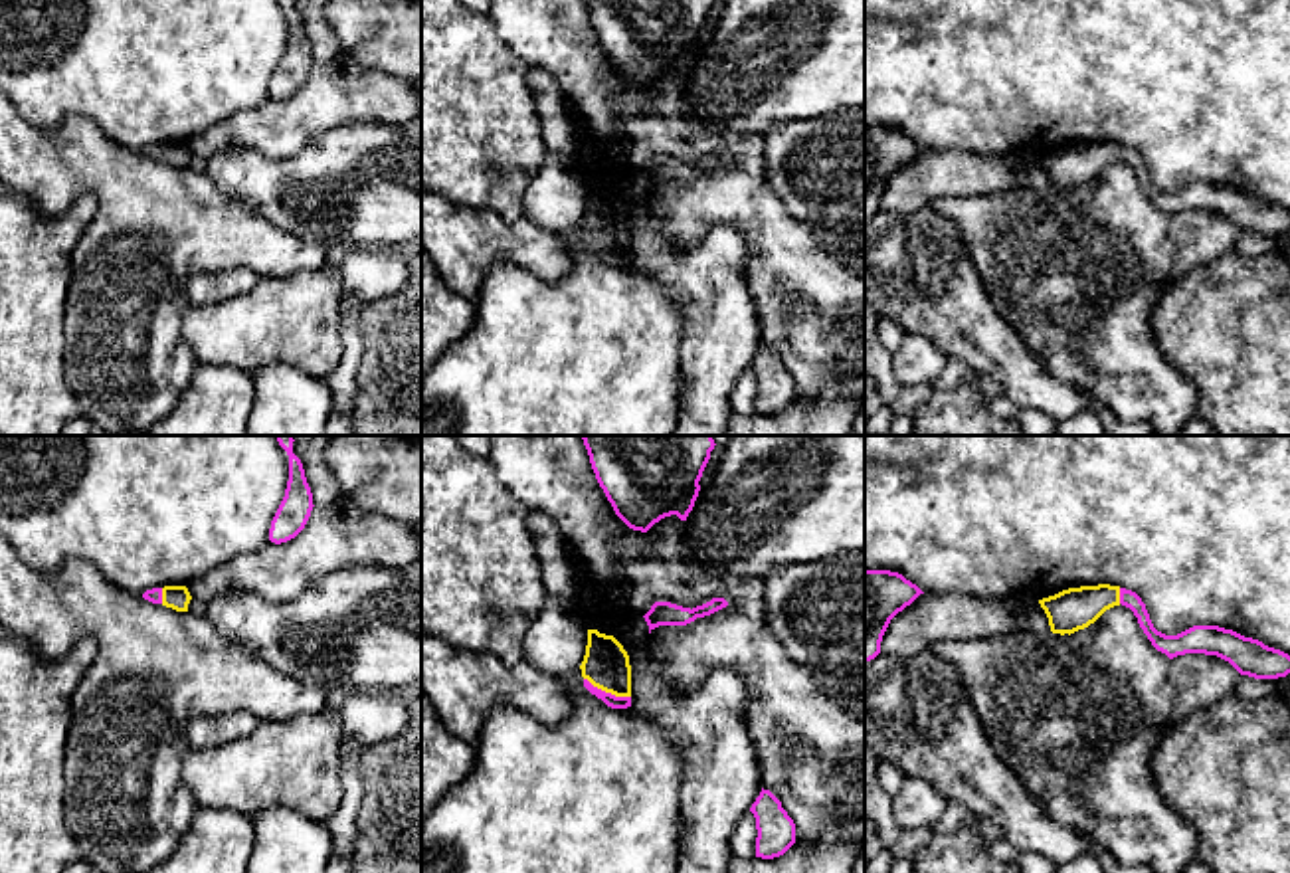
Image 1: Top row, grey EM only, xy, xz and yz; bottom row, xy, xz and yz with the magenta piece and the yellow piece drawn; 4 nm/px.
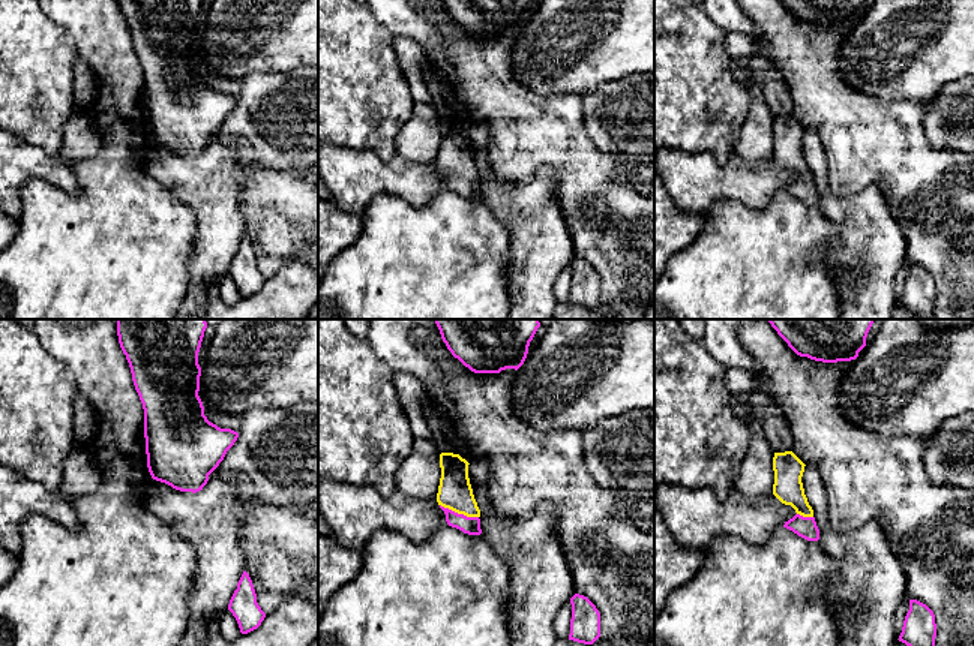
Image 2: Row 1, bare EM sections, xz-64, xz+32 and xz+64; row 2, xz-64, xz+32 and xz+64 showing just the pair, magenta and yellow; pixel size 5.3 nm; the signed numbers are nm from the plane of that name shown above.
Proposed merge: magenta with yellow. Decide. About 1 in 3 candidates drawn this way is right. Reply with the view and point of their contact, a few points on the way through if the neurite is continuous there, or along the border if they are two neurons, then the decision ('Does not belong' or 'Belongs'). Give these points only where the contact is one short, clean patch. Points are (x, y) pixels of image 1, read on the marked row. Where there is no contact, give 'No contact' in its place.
Touches magenta at xz (608, 693). Path across: xz (610, 699), (608, 693), (606, 666). Belongs

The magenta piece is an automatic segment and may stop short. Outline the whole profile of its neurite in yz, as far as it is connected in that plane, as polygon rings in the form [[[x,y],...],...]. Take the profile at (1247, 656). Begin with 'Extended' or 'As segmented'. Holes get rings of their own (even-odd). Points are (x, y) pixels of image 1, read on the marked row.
Extended. [[[1098,584],[1068,588],[1039,600],[1053,633],[1074,633],[1094,624],[1106,610],[1126,606],[1138,618],[1152,645],[1169,659],[1185,653],[1217,655],[1241,675],[1278,679],[1290,673],[1290,655],[1219,626],[1193,626],[1177,635],[1157,631],[1142,598],[1126,588]]]

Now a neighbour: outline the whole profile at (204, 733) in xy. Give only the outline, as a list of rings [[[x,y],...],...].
[[[247,711],[196,717],[186,725],[186,738],[192,750],[212,750],[237,738],[243,738],[259,723],[261,721]]]

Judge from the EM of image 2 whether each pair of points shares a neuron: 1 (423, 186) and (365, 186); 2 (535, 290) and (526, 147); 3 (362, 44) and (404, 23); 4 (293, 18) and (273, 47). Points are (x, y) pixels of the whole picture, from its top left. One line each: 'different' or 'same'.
1: same
2: different
3: different
4: same

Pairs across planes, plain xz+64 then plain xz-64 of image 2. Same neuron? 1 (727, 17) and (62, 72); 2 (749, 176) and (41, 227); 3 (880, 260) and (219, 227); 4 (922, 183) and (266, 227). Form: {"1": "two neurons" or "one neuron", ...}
{"1": "two neurons", "2": "two neurons", "3": "one neuron", "4": "one neuron"}

